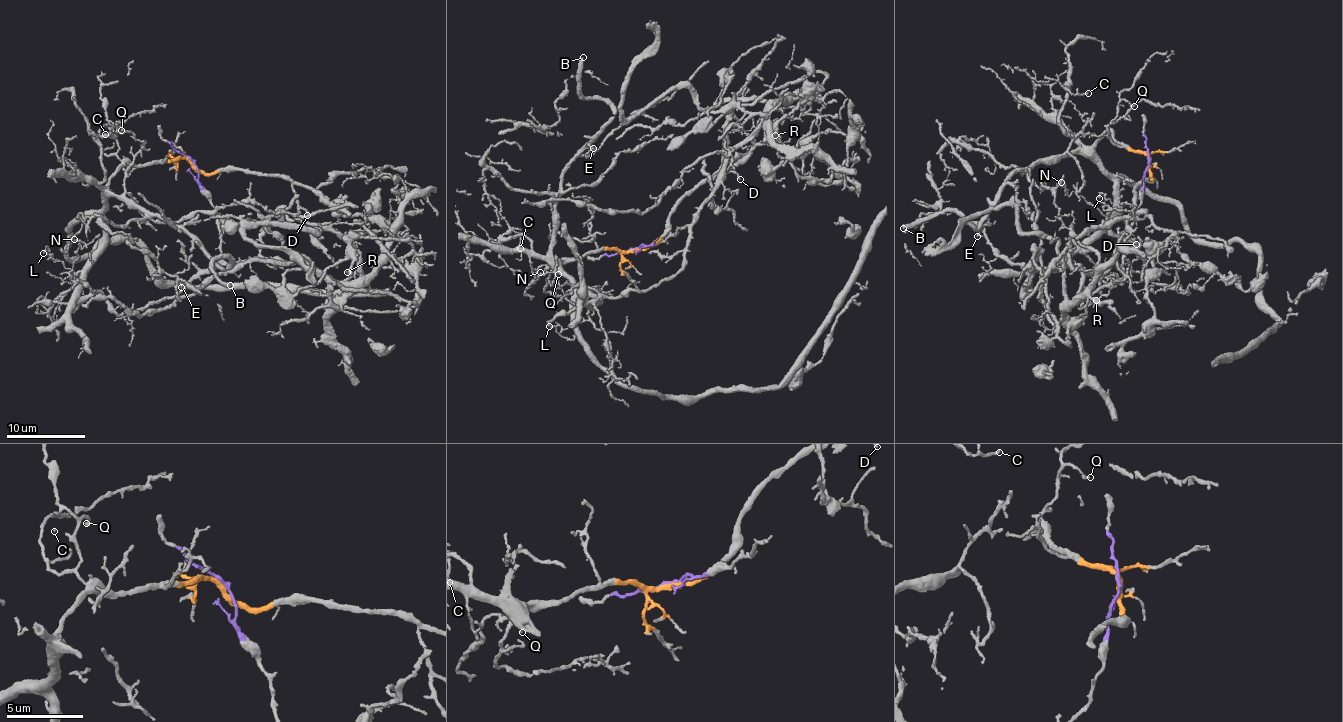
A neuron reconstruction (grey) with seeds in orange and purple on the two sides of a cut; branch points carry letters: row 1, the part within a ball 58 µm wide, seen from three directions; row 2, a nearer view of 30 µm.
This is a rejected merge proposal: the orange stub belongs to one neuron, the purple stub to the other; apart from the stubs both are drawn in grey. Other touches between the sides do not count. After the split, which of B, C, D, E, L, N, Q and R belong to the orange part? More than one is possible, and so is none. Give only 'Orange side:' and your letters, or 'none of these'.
Orange side: B, C, D, E, L, N, Q

